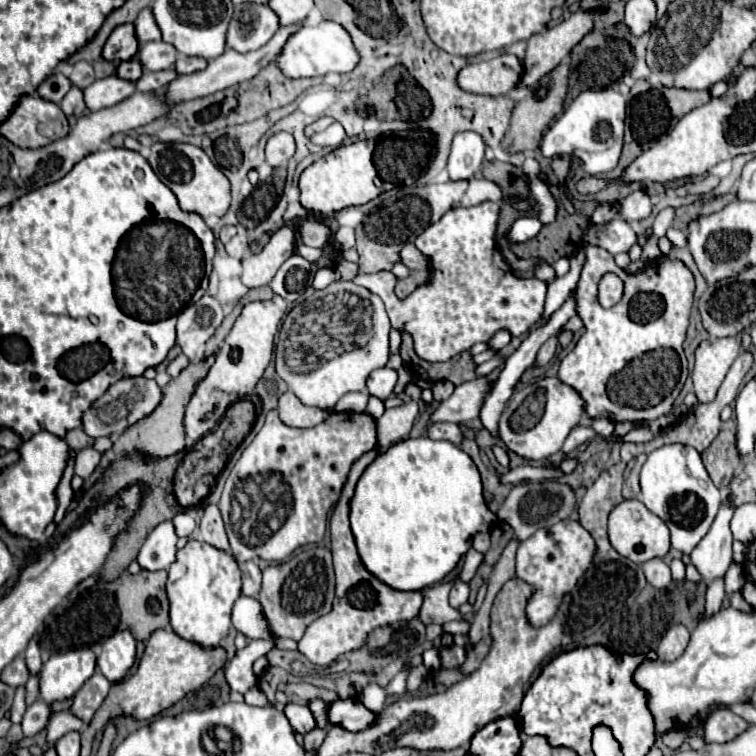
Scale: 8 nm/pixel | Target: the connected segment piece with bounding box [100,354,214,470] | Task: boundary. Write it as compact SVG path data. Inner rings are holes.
M210 354L208 358L200 360L198 364L188 364L176 378L172 378L172 382L162 390L162 402L156 406L156 410L148 416L144 416L142 420L138 420L136 424L128 426L114 442L114 446L104 452L102 456L102 464L100 464L100 470L104 470L118 452L130 452L130 450L142 450L154 458L166 458L166 454L176 454L180 450L184 450L184 408L186 404L190 402L190 396L194 394L198 382L208 374L210 366L214 362L214 354Z

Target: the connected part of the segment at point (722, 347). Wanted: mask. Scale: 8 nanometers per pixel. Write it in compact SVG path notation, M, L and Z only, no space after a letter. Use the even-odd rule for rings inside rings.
M742 334L730 338L708 338L700 342L692 370L694 392L700 402L712 402L716 398L728 368L740 354L740 340Z

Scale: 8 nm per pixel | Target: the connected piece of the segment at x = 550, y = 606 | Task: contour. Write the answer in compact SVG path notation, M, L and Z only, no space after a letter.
M562 520L550 528L534 532L528 540L520 542L520 548L516 552L516 576L535 589L533 599L530 599L526 606L527 619L532 626L546 625L556 616L564 596L590 568L594 554L594 538L576 520Z

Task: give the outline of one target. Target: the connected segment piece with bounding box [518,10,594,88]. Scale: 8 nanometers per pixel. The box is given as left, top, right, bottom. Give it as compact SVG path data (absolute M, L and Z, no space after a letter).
M574 12L570 18L562 20L558 26L554 28L548 28L546 32L542 34L534 34L530 40L528 40L528 48L526 48L526 56L522 58L522 76L520 76L520 82L518 86L520 88L526 88L526 86L532 86L534 82L538 82L542 76L546 76L548 72L552 72L560 62L566 60L566 56L570 54L570 50L594 28L594 22L592 22L592 12Z

